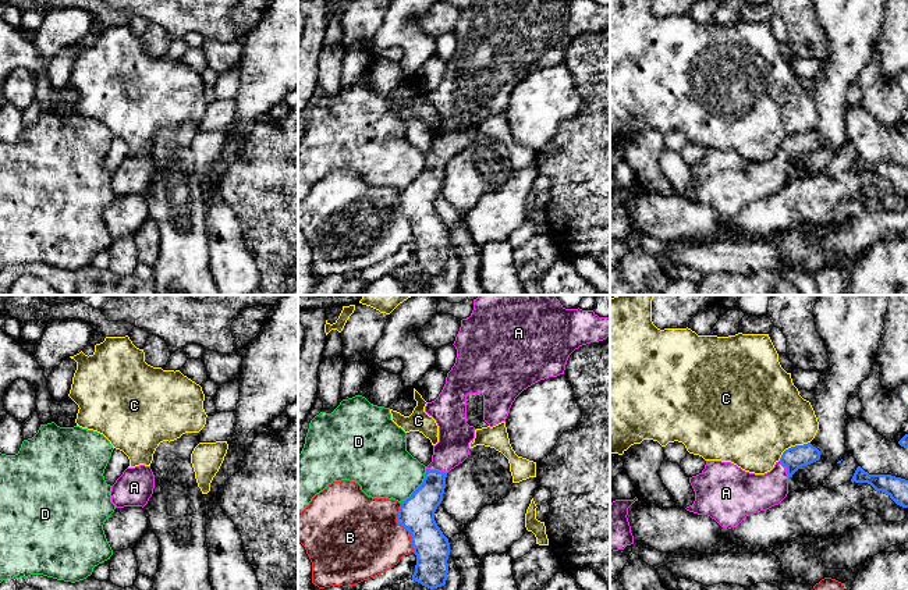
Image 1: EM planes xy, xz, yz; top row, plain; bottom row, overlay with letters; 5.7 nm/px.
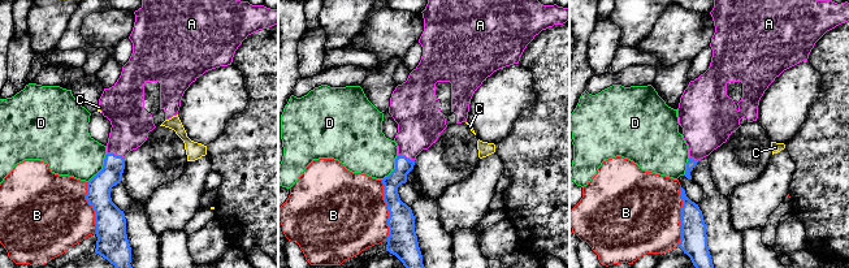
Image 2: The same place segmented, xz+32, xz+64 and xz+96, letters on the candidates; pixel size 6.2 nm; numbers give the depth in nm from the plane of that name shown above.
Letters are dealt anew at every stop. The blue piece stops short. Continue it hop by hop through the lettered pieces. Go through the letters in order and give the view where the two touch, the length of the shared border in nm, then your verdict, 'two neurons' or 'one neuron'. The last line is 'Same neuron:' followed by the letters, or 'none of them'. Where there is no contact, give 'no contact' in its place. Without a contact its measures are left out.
A: meets blue in xz; contact 120 nm long; one neuron
B: meets blue in xz; contact 300 nm long; two neurons
C: meets blue in yz; contact 220 nm long; two neurons
D: meets blue in xz; contact 240 nm long; two neurons
Same neuron: A

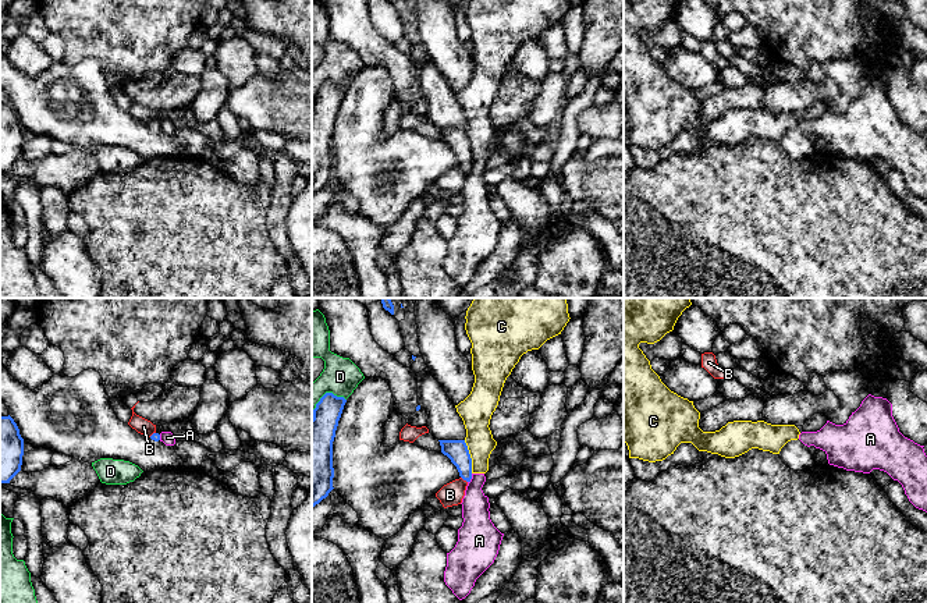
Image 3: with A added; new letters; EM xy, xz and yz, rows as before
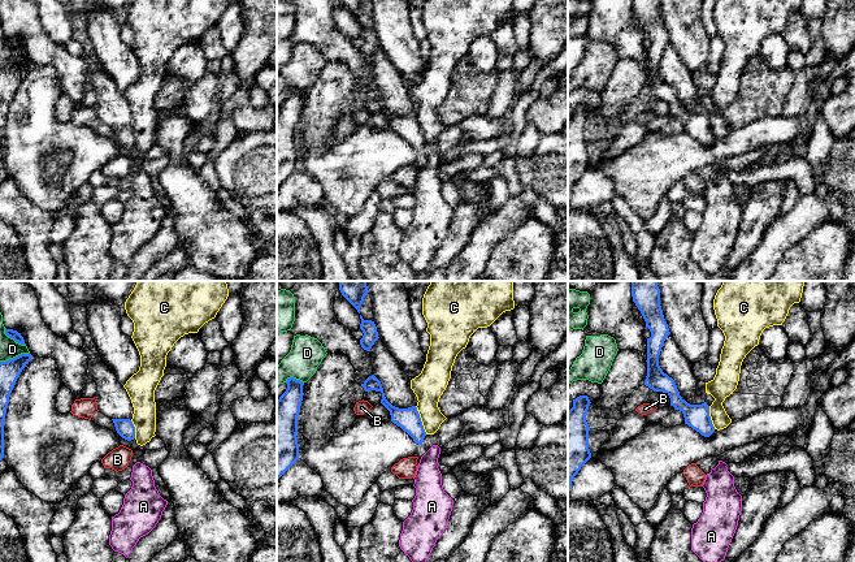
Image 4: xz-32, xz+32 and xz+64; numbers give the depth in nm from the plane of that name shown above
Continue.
A: meets blue in xz; contact 60 nm long; two neurons
B: meets blue in xz; contact 50 nm long; two neurons
C: meets blue in xz; contact 200 nm long; two neurons
D: meets blue in xz; contact 220 nm long; two neurons
Same neuron: none of them

